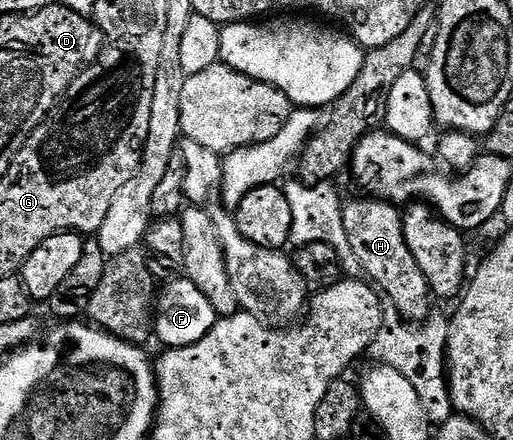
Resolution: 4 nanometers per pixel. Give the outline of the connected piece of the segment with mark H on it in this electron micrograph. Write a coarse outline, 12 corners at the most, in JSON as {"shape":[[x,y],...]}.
{"shape":[[347,201],[343,227],[363,273],[407,320],[433,307],[402,213]]}

